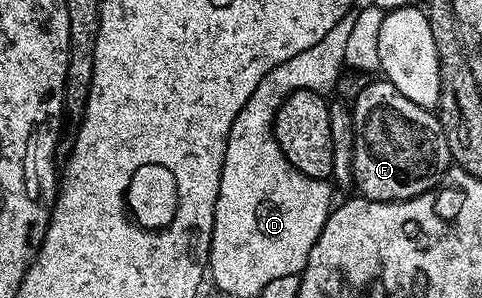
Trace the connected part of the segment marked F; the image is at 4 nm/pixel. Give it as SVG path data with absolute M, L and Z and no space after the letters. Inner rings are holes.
M388 80L380 81L370 81L351 102L355 152L353 180L360 197L371 202L406 202L408 198L430 193L442 185L451 170L449 149L441 122L432 109L407 100L407 96L396 90Z

